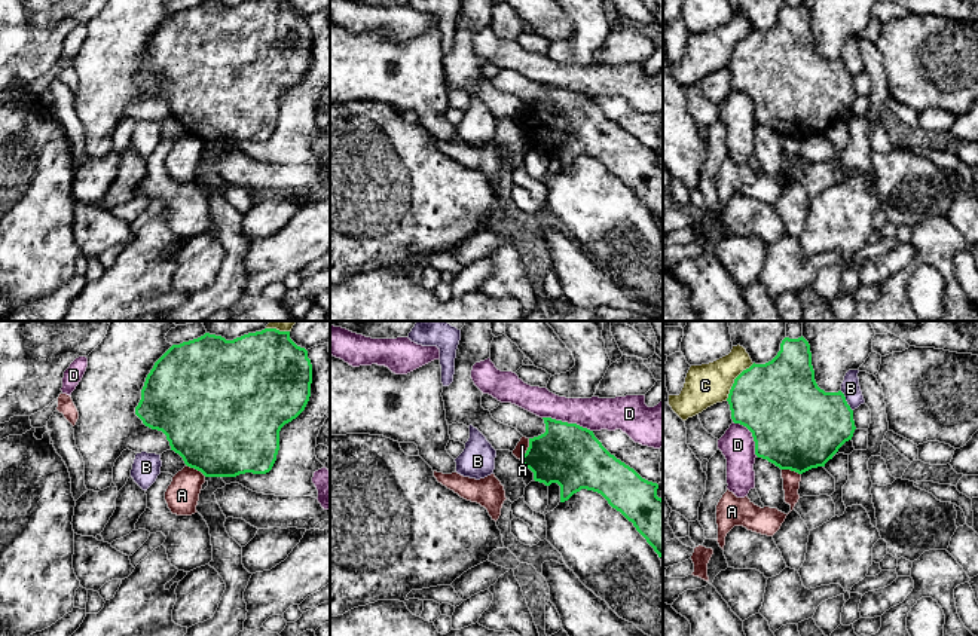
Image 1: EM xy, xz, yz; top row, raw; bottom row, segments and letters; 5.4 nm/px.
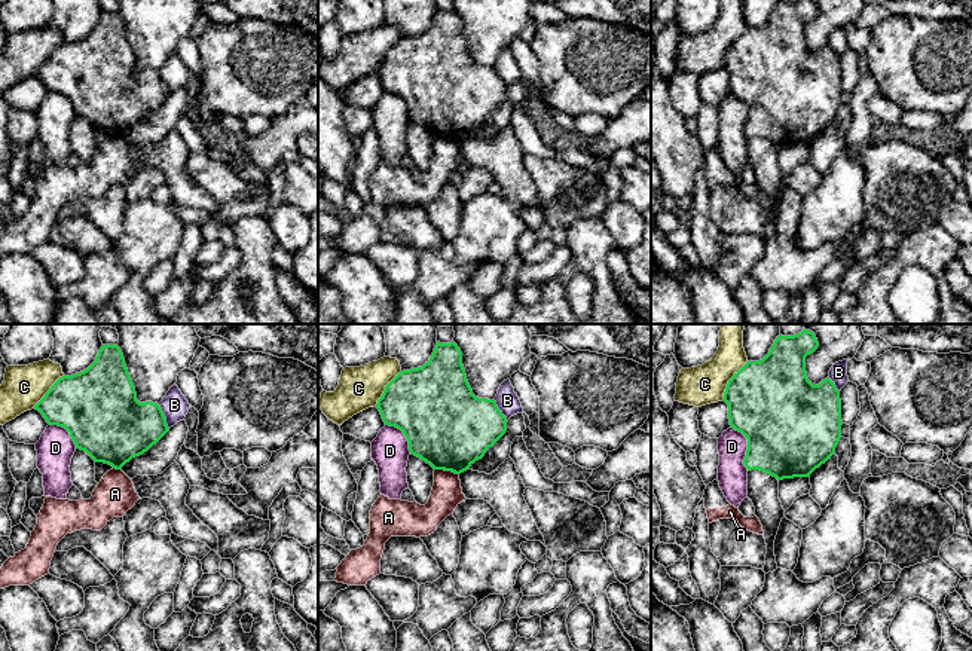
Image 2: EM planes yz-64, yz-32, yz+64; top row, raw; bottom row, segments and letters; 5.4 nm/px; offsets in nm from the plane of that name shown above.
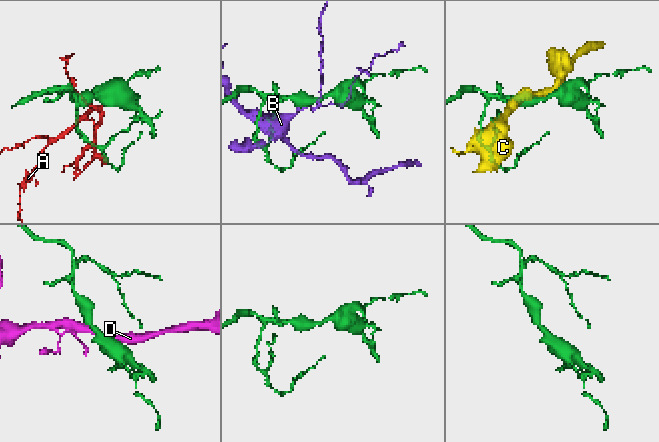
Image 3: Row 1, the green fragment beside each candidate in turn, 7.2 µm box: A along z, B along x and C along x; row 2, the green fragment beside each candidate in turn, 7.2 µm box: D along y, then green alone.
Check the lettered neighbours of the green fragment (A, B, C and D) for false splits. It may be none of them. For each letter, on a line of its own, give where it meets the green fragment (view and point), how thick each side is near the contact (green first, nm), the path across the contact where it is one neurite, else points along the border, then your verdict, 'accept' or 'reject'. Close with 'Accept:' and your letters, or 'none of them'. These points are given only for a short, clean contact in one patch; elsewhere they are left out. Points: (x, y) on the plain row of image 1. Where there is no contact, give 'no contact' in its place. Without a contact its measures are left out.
A: contact xz (528, 116); calibres 340 and 70 nm; border xz (529, 106), (529, 113), (520, 127); reject
B: contact yz (846, 69); calibres 420 and 100 nm; reject
C: contact yz (734, 48); calibres 420 and 220 nm; reject
D: contact xz (567, 89); calibres 340 and 180 nm; reject
Accept: none of them

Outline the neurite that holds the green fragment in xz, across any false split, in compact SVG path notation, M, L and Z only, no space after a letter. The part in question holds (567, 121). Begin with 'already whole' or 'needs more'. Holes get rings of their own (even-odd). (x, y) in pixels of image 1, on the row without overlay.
already whole; M543 86L545 100L529 106L529 114L520 126L523 134L534 140L534 147L545 153L557 150L560 169L568 168L581 156L600 160L612 175L633 190L658 224L663 224L663 166L657 163L658 152L642 146L633 135L611 122L593 98L577 91Z

